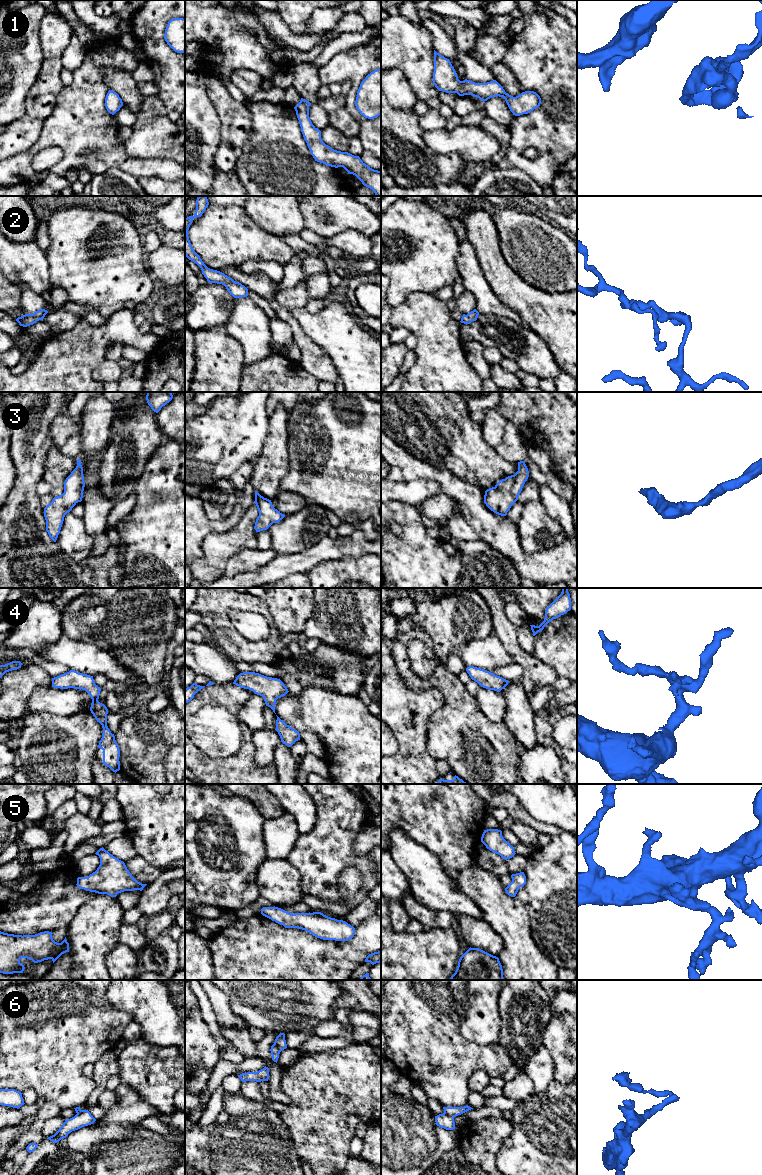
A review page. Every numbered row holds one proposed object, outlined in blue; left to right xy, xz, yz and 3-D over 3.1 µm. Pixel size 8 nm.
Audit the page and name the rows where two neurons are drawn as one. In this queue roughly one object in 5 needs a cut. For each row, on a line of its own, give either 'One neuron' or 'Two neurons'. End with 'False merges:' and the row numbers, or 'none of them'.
1: One neuron
2: One neuron
3: One neuron
4: One neuron
5: One neuron
6: Two neurons
False merges: 6

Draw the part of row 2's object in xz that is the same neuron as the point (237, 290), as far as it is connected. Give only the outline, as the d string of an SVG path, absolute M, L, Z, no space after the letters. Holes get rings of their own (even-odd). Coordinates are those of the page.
M198 196L196 200L196 210L193 216L185 218L185 256L196 263L202 270L202 274L207 279L209 283L222 284L226 287L228 292L234 298L241 298L248 296L248 289L239 282L234 281L232 278L228 277L224 273L208 268L200 256L194 251L191 246L188 230L192 221L195 217L201 217L206 208L208 207L209 202L206 196Z

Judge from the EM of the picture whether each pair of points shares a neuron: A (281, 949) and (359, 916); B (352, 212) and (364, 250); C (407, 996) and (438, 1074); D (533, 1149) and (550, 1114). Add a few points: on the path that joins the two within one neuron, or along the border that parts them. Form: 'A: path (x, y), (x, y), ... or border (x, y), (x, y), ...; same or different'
A: border (370, 917), (355, 928); different
B: border (335, 234), (355, 229), (369, 237); different
C: path (407, 1015), (407, 1021), (418, 1038), (434, 1055); same
D: path (542, 1140), (550, 1132), (550, 1123); same

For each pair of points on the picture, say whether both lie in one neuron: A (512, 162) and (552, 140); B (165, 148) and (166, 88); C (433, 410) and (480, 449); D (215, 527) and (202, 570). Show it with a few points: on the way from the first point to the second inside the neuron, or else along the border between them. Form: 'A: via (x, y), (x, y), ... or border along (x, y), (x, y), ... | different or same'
A: via (516, 150), (526, 140), (540, 140) | same
B: border along (157, 96), (162, 102), (166, 114), (174, 122) | different
C: via (445, 421), (468, 444) | same
D: border along (235, 524), (210, 533), (202, 543), (203, 554) | different

